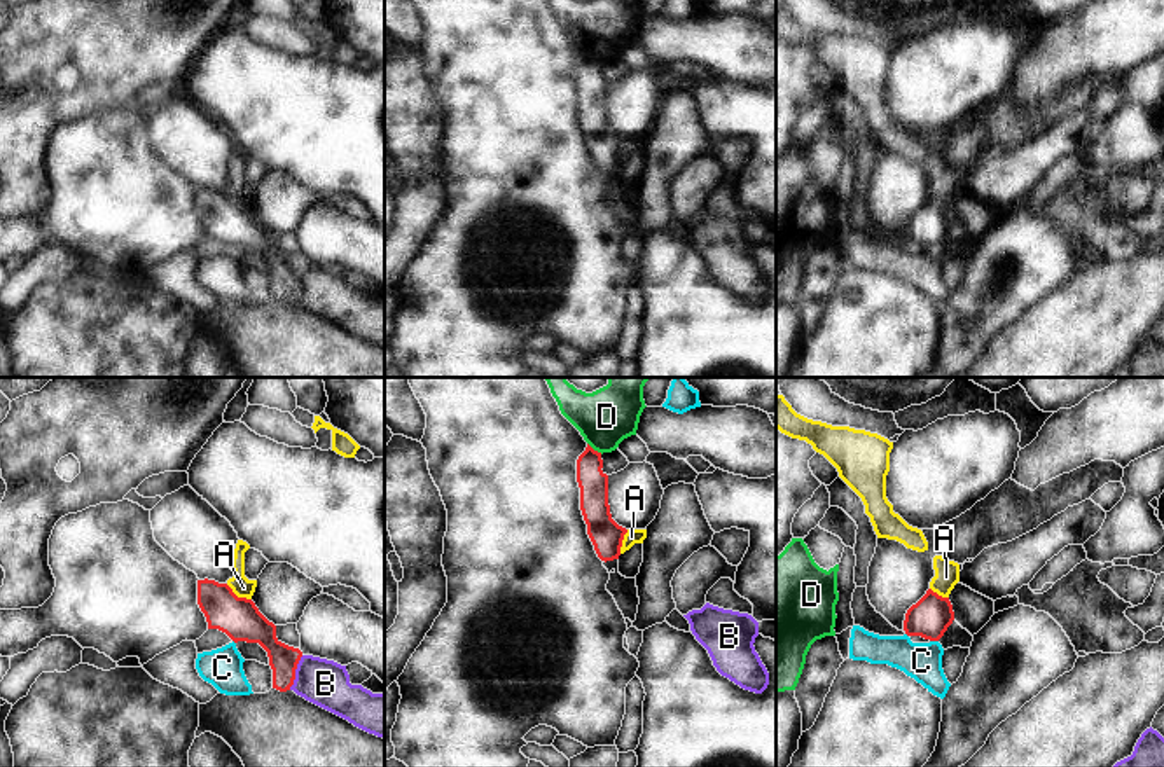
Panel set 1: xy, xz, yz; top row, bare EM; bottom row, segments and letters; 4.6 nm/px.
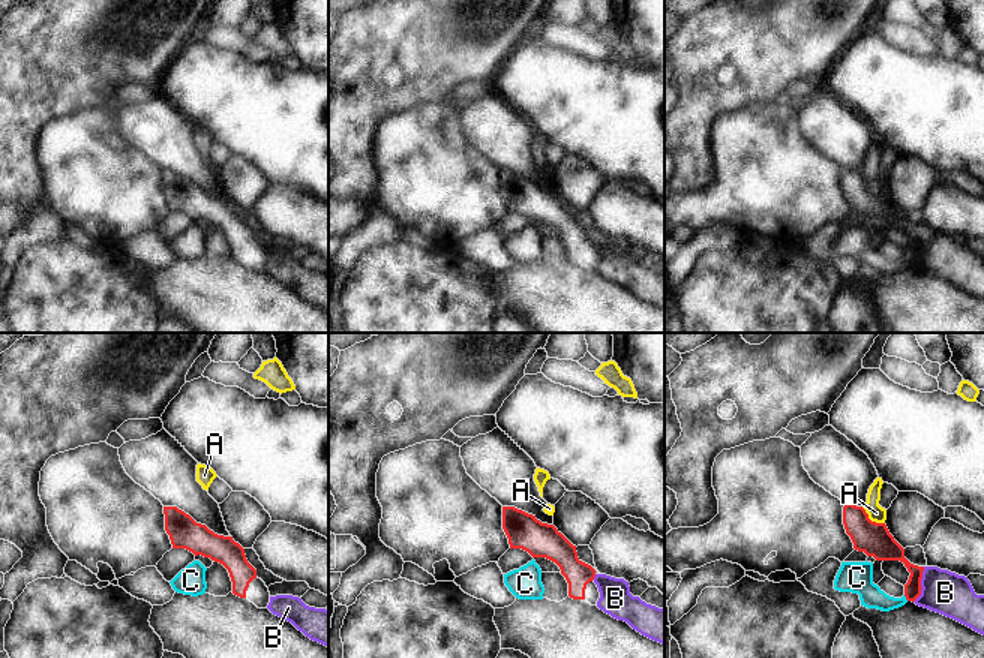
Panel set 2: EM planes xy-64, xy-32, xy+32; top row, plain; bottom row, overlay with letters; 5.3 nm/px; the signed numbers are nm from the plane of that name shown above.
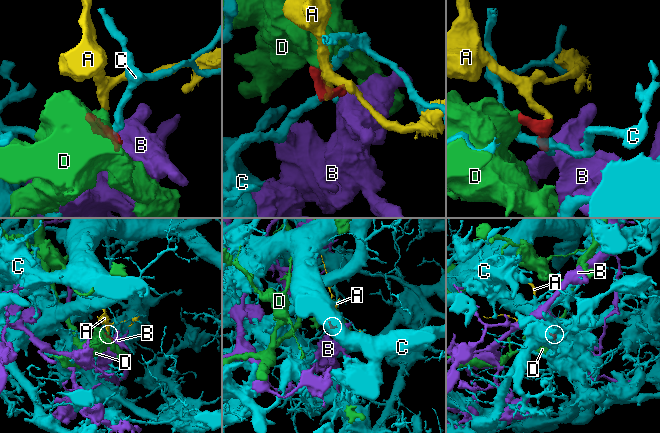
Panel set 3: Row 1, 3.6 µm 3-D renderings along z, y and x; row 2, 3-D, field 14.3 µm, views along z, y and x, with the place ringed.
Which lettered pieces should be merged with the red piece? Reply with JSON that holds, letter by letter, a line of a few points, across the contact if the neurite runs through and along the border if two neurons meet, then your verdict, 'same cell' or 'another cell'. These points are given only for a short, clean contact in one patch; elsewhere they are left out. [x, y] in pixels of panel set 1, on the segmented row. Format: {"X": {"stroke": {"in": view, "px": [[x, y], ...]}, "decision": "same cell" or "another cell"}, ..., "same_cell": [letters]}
{"A": {"stroke": {"in": "xy", "px": [[226, 584], [238, 596], [250, 600]]}, "decision": "another cell"}, "B": {"stroke": {"in": "xy", "px": [[303, 656], [294, 684], [289, 689]]}, "decision": "another cell"}, "C": {"stroke": {"in": "yz", "px": [[930, 640], [937, 642]]}, "decision": "another cell"}, "D": {"stroke": {"in": "xz", "px": [[588, 442], [602, 453]]}, "decision": "another cell"}, "same_cell": []}

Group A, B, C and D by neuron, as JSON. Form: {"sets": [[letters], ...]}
{"sets": [["A"], ["B"], ["C"], ["D"]]}

